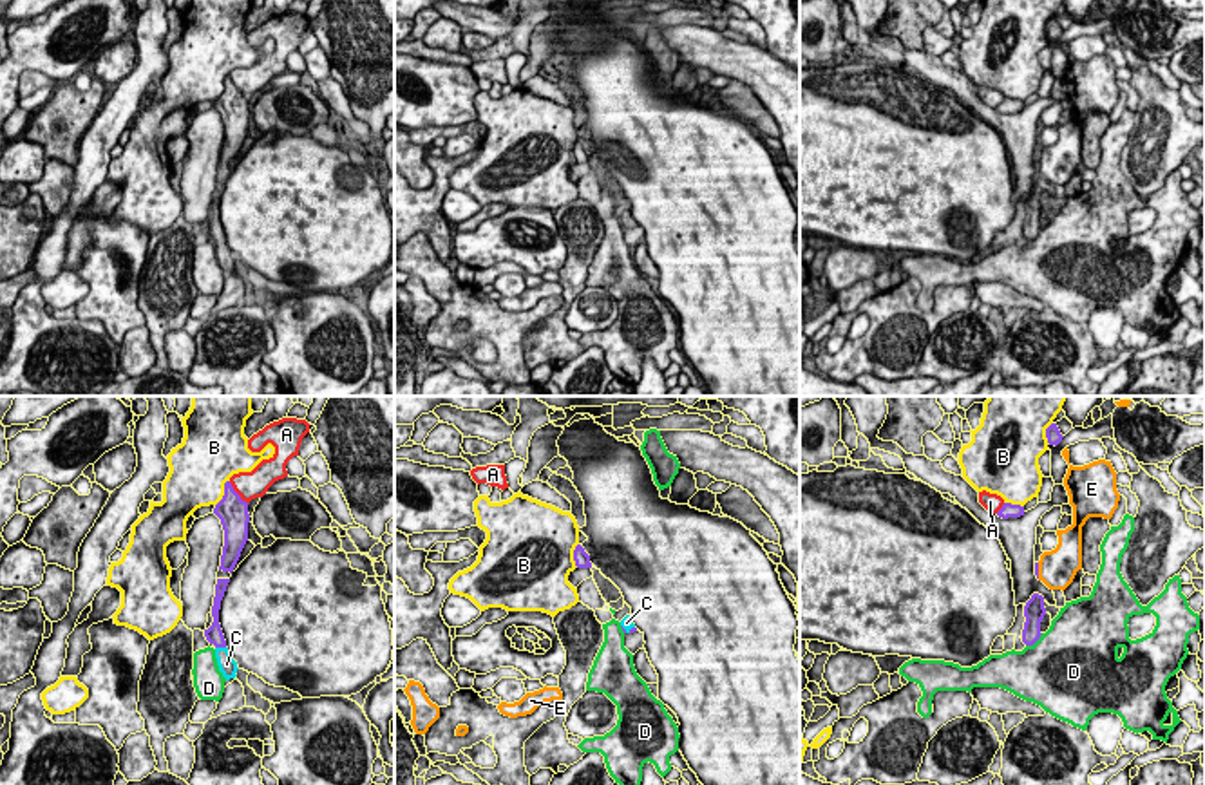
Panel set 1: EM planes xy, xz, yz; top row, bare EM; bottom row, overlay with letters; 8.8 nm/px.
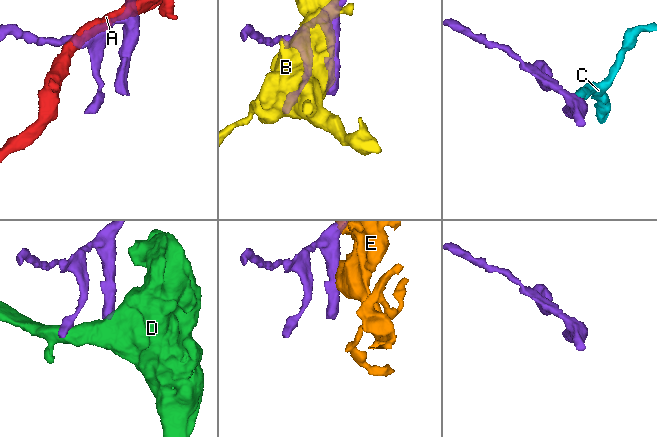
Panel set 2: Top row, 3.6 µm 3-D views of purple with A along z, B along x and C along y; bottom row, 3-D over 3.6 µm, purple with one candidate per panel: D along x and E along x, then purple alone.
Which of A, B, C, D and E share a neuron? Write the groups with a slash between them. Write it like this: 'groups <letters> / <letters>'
groups A / B / C / D / E

